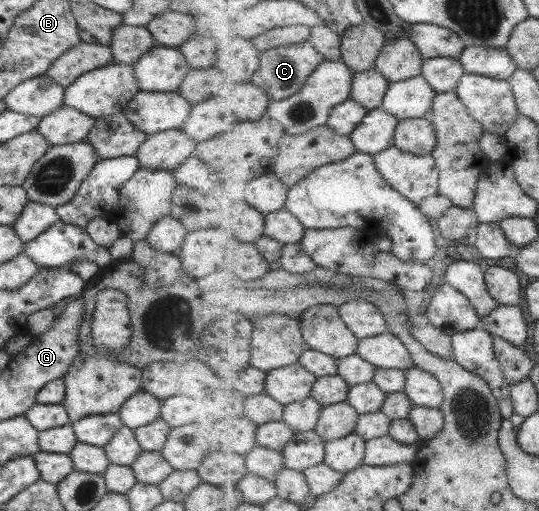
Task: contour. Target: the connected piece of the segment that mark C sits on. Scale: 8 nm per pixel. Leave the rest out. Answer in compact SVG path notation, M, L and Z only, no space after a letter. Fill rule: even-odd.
M309 41L261 51L261 65L254 73L251 82L266 90L271 101L289 99L304 88L309 76L324 60L325 56L320 54Z

